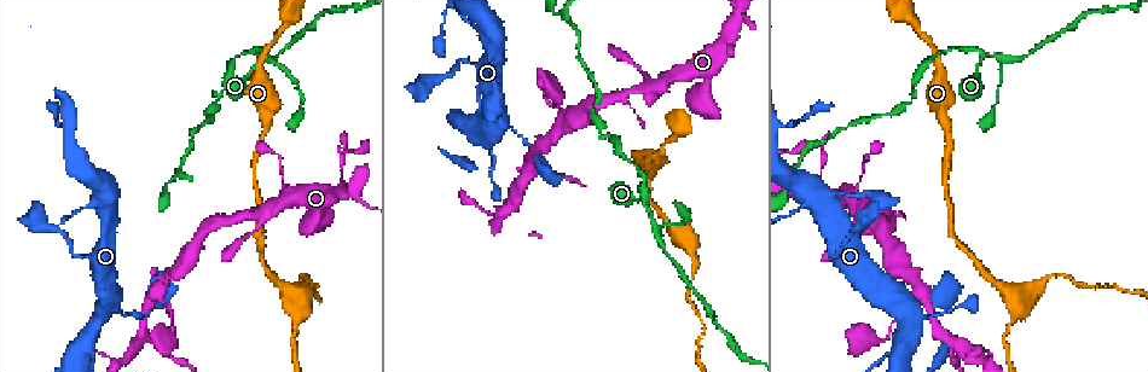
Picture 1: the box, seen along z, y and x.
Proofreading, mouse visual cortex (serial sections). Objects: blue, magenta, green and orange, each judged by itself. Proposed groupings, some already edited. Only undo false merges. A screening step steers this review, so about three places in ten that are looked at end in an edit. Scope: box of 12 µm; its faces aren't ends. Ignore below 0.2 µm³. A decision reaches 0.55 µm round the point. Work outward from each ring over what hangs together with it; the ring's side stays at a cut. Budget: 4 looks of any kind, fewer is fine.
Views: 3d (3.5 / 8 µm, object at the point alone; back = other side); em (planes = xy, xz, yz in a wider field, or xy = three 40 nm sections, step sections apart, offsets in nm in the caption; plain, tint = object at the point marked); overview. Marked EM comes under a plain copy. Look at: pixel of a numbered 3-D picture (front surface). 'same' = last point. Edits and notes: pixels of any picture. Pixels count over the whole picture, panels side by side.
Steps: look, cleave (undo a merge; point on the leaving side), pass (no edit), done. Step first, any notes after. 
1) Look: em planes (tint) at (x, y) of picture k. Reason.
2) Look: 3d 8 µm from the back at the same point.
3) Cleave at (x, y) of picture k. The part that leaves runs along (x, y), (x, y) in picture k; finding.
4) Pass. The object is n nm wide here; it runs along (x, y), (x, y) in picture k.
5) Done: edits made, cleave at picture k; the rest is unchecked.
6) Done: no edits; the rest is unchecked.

Look: 3d 3.5 µm at (297, 305) of picture 1.

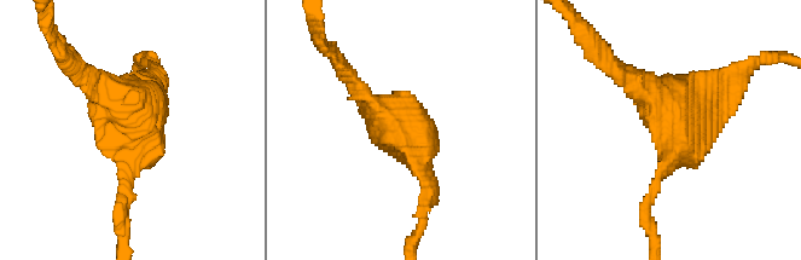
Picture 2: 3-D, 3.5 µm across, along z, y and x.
Look: em xy step 2 (tint) at (676, 132) of picture 2. Need the tissue.

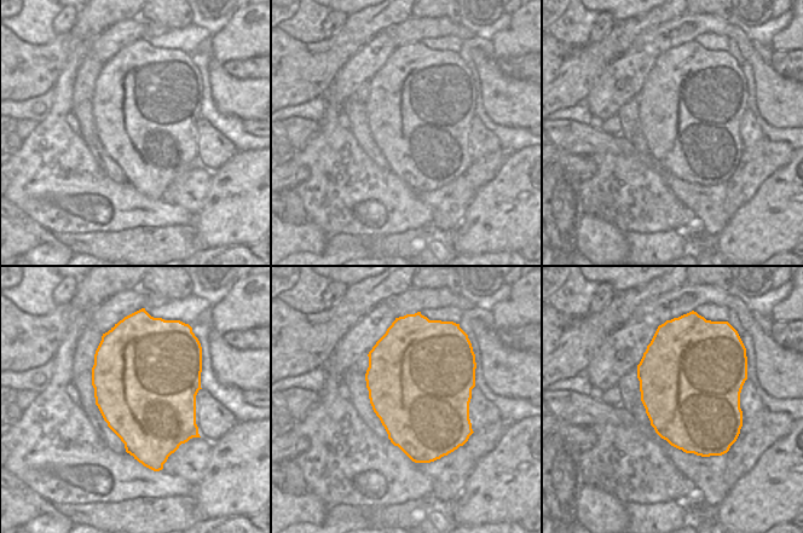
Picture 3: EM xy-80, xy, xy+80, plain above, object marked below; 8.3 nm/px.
Pass. It runs along (347, 76), (410, 132), (429, 188) in picture 2; continuous, no second cell.

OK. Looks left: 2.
Look: 3d 3.5 µm at (151, 297) of picture 1. A fork.

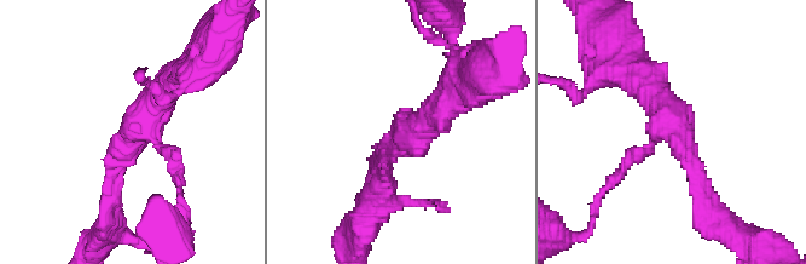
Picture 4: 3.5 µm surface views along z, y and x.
Look: em xy step 3 (tint) at (676, 136) of picture 4. 3 arms meet here; the arms are 150, 250, 450 nm wide; now the EM.

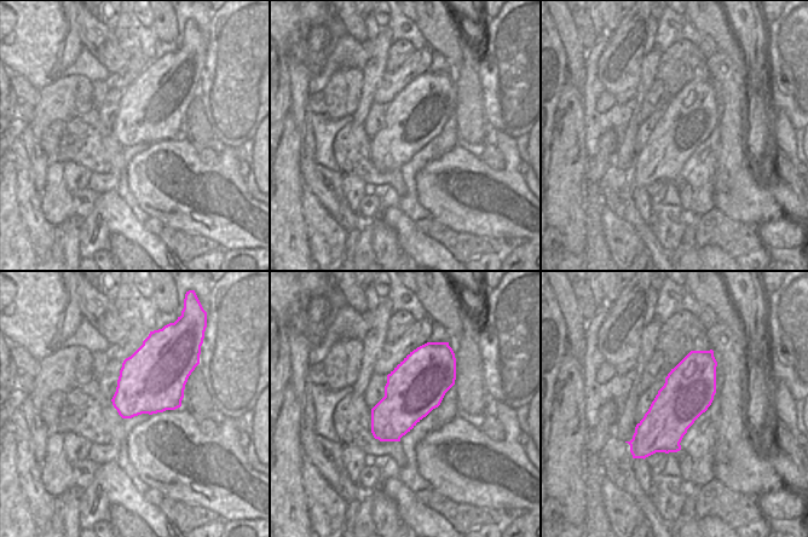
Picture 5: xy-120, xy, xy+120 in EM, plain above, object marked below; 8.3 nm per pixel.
Pass. It runs along (193, 68), (156, 97), (111, 187) in picture 4; all the same cell.

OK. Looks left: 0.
Done: no edits; the rest is unchecked.

